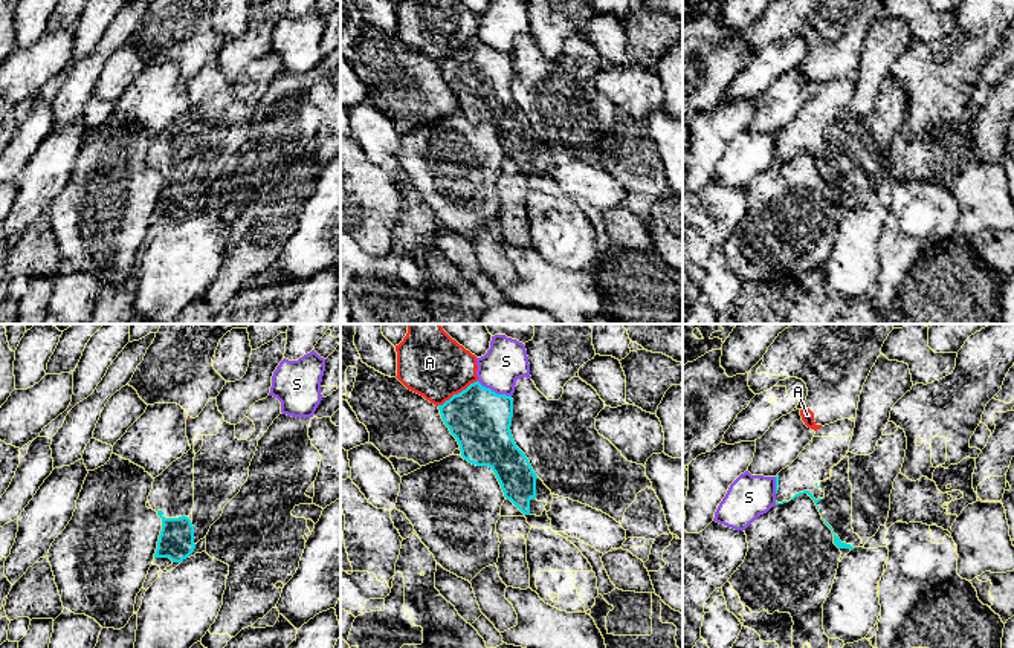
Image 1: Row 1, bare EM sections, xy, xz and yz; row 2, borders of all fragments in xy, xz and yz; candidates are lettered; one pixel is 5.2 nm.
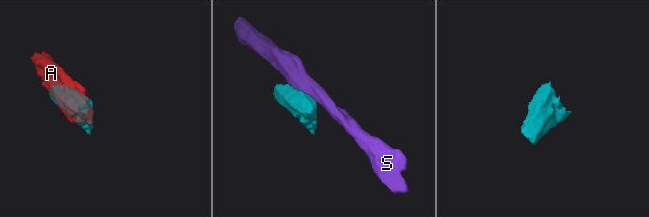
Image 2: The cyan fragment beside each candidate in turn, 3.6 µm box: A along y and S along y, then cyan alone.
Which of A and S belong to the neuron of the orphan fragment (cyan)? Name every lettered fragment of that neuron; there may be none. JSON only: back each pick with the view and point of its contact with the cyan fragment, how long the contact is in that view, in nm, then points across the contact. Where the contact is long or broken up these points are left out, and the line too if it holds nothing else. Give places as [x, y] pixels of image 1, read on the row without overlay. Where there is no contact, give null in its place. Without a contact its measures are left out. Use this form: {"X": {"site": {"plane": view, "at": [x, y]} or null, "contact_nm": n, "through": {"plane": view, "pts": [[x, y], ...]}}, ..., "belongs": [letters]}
{"belongs": []}

